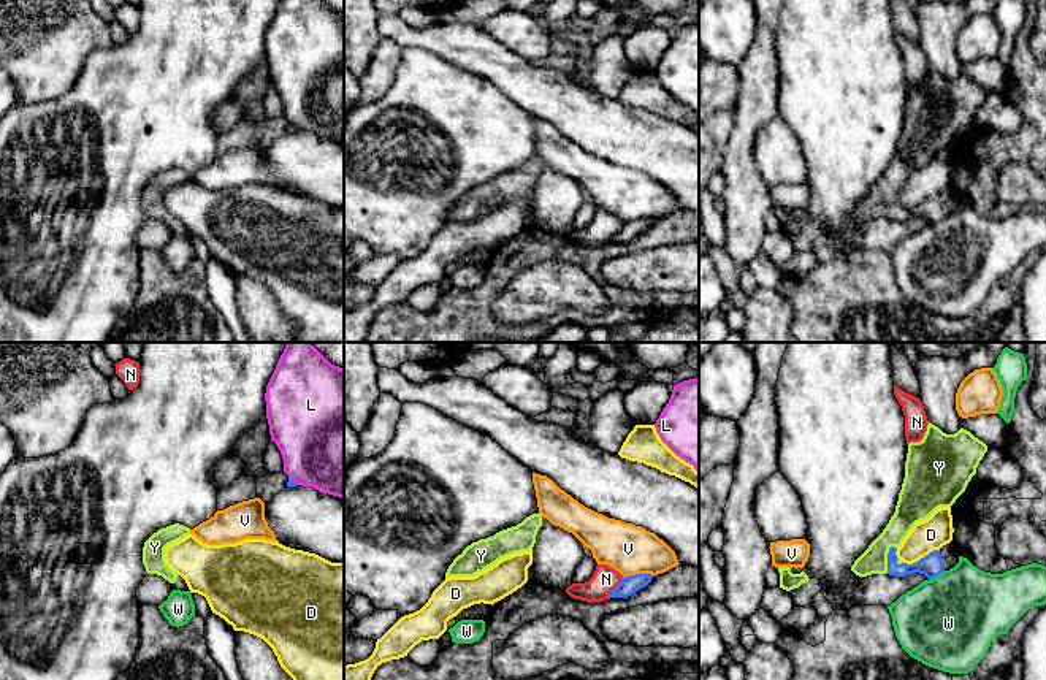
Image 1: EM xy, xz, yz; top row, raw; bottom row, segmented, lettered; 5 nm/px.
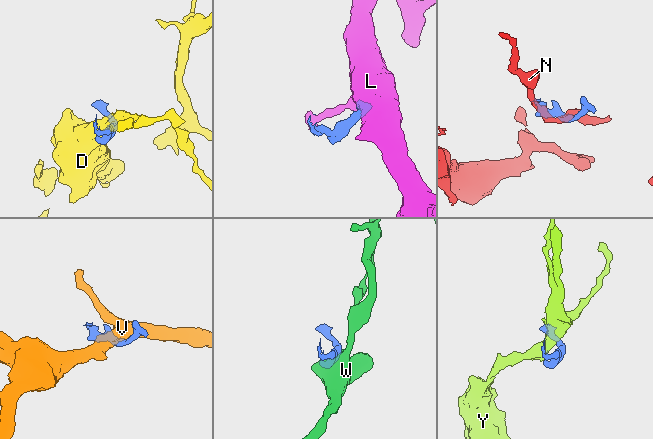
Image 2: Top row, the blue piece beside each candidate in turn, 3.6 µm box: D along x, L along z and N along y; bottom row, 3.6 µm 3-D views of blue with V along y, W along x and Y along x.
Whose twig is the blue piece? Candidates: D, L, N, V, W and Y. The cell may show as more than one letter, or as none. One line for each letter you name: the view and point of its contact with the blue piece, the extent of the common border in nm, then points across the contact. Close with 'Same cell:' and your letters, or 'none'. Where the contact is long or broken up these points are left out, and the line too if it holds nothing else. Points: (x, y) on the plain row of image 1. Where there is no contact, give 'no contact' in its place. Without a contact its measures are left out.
Y: yz (888, 203) | 150 nm | across yz (931, 210), (897, 213), (888, 203), (874, 205)
Same cell: Y

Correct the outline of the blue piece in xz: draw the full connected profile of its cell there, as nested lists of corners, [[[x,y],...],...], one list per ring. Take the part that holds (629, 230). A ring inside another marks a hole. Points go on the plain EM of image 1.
[[[636,219],[629,222],[623,222],[623,227],[609,239],[610,243],[628,243],[639,236],[640,233],[647,231],[651,227],[651,219]]]

